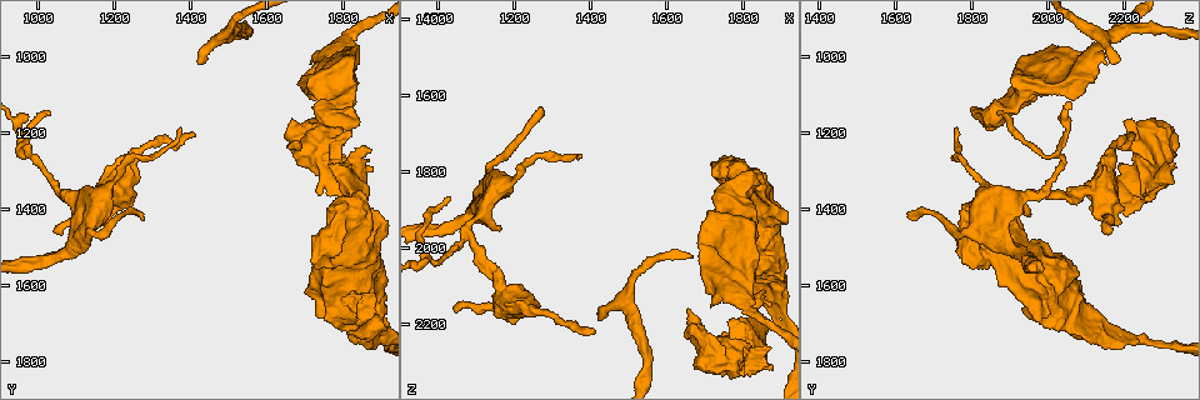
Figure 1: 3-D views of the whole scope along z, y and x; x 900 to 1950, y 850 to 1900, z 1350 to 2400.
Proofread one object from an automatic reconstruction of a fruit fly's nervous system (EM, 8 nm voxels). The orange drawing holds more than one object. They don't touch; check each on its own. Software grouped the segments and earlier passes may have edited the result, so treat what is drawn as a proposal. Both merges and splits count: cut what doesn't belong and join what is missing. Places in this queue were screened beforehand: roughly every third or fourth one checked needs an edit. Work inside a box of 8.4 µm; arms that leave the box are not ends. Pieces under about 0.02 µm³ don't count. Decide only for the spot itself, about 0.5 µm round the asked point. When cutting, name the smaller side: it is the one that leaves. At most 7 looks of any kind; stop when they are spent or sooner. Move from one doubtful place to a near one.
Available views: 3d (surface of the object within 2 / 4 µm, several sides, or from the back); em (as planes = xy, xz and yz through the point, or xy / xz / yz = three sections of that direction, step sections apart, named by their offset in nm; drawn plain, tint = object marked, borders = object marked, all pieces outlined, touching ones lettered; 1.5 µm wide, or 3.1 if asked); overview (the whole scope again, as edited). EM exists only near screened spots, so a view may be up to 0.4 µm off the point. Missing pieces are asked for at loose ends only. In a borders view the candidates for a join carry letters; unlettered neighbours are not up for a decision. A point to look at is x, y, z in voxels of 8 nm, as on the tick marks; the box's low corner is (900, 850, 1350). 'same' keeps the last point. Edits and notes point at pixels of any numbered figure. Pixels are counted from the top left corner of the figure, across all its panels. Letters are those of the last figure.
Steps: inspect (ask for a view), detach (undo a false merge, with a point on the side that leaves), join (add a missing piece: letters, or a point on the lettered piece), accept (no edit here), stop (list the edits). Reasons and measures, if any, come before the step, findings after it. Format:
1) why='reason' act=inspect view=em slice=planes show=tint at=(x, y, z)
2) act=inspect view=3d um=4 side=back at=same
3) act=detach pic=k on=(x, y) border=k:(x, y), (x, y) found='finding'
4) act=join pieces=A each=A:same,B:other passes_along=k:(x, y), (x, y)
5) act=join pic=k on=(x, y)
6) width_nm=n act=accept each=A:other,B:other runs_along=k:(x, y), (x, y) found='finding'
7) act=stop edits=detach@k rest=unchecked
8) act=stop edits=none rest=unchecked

why='free end' act=inspect view=3d um=4 at=(1430, 1005, 2185)

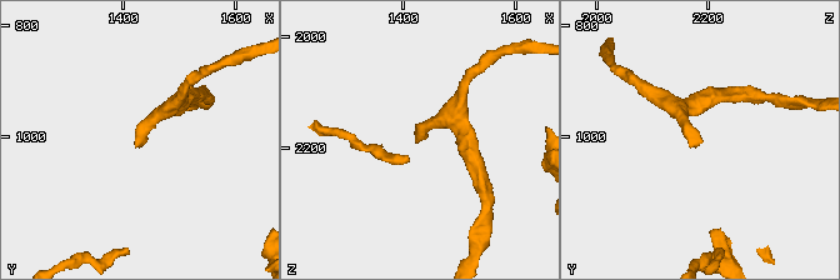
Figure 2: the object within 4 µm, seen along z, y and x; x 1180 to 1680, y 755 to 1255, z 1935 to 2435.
act=inspect view=em slice=planes show=borders at=(1425, 1010, 2190)

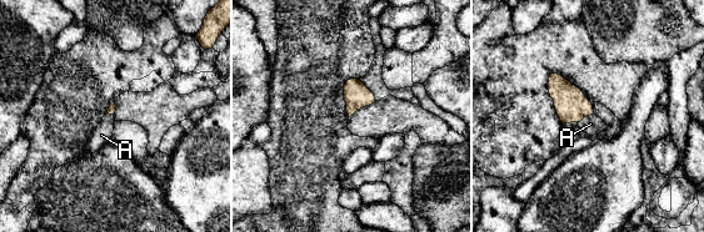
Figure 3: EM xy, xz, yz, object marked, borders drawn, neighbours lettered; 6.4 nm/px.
longest_contact=A:120nm act=join pieces=A each=A:same passes_along=3:(572, 105), (585, 116), (590, 124) found='the neuron continues'

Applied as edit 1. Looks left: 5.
why='end of a long branch' act=inspect view=em slice=planes show=borders at=(1370, 1185, 1770)

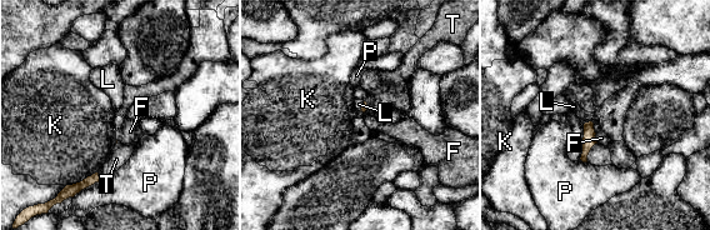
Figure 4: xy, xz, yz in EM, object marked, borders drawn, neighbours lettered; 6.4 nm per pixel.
longest_contact=K:220nm act=accept each=F:other,K:other,L:other,P:other,T:other found='none of them fits'

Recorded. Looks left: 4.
why='an open end' act=inspect view=em slice=xy step=4 show=borders at=(1825, 1135, 1795)

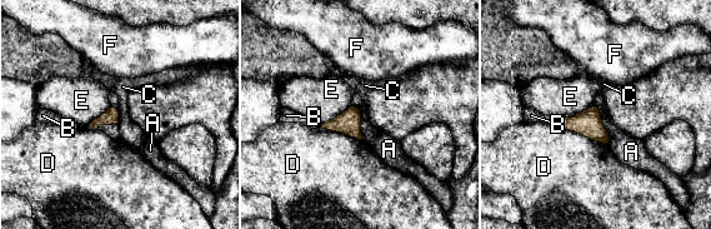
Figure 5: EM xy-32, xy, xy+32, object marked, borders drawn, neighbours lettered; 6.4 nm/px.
act=accept each=A:other,B:other,C:other,D:other,E:other,F:other border=5:(357, 109), (364, 139) found='no lettered piece goes on from it'

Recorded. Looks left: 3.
act=stop edits=join@3 rest=unchecked

